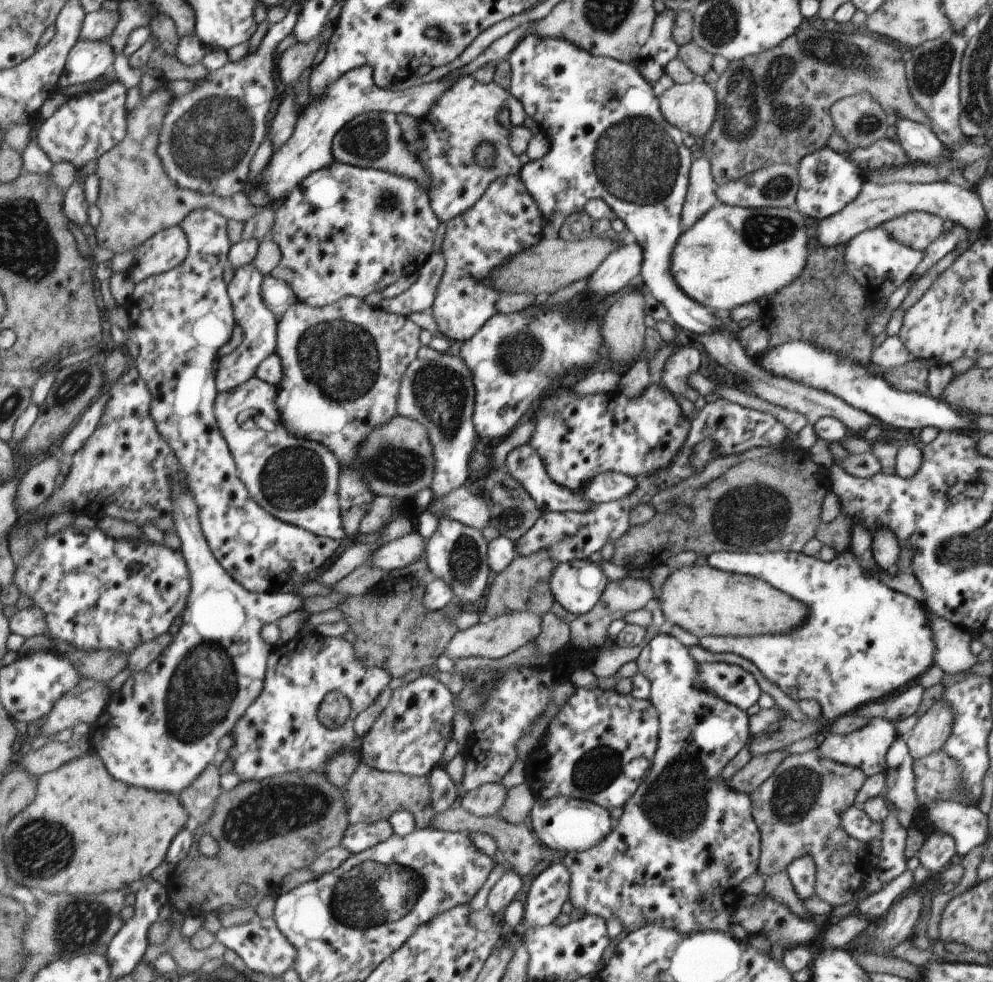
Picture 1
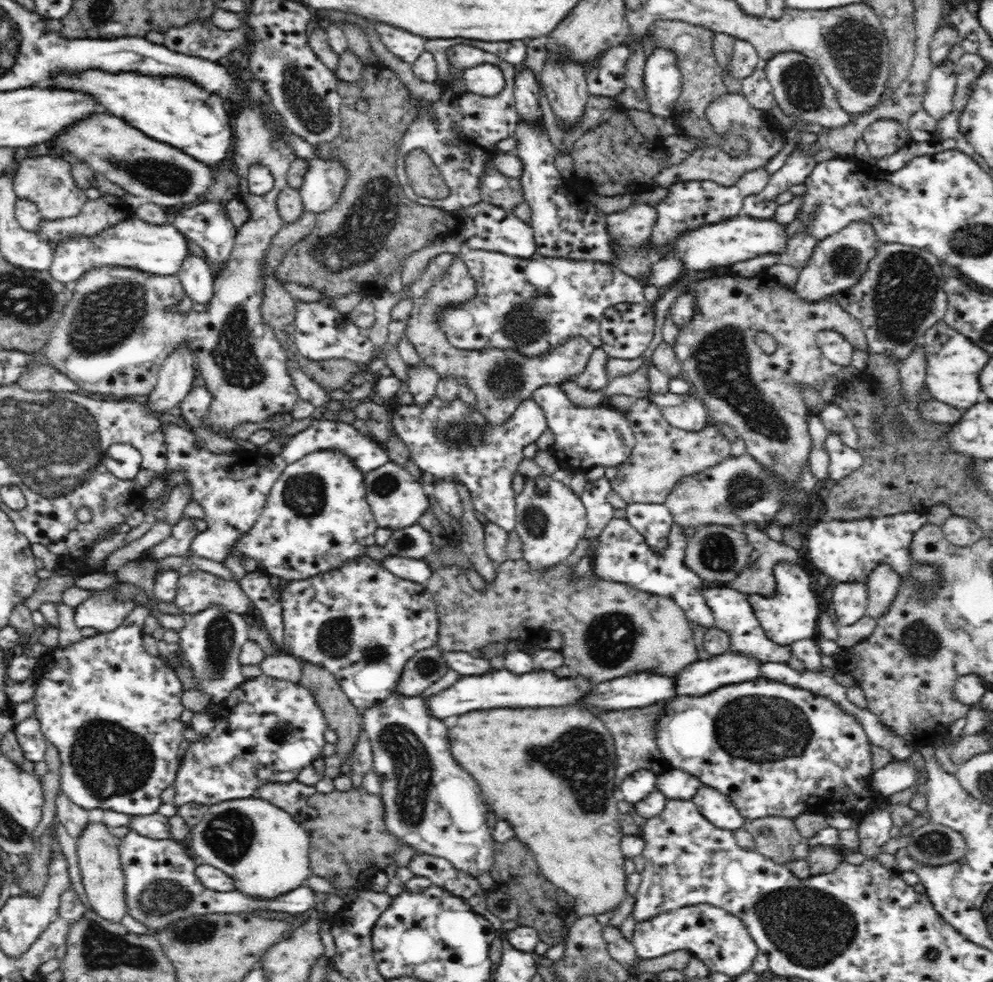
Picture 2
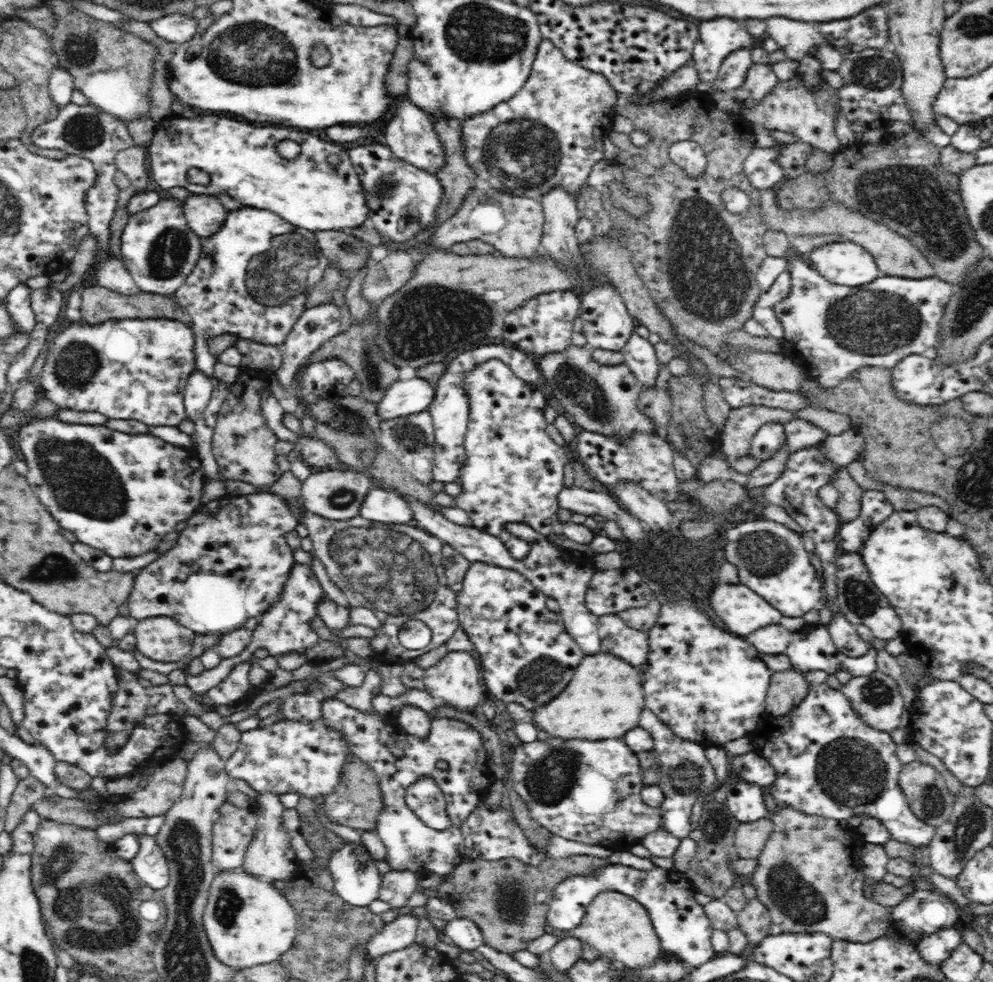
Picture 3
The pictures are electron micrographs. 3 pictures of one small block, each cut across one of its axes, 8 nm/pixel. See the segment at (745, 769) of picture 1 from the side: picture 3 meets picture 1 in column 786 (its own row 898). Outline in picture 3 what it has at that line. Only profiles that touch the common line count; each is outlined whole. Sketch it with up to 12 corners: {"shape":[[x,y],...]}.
{"shape":[[754,897],[736,912],[747,954],[770,935],[770,912]]}

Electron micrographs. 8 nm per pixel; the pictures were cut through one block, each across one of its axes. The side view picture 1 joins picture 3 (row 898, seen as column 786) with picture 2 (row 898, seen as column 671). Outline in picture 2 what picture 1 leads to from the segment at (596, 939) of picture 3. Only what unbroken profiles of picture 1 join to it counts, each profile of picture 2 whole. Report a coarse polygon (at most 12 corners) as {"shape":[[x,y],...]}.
{"shape":[[492,708],[452,754],[577,917],[628,895],[615,742]]}

